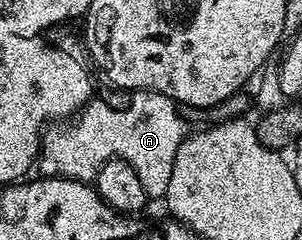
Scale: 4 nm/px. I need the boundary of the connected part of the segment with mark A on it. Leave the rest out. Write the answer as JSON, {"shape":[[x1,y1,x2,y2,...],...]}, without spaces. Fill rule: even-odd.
{"shape":[[135,91,130,97,131,102,124,109,114,109,92,99,66,123,52,124,41,138,38,172,45,177,68,177,75,182,91,183,105,162,119,157,137,171,137,179,141,179,148,198,166,198,169,178,173,175,173,159,177,159,177,147,188,137,189,128,172,97,154,91]]}

